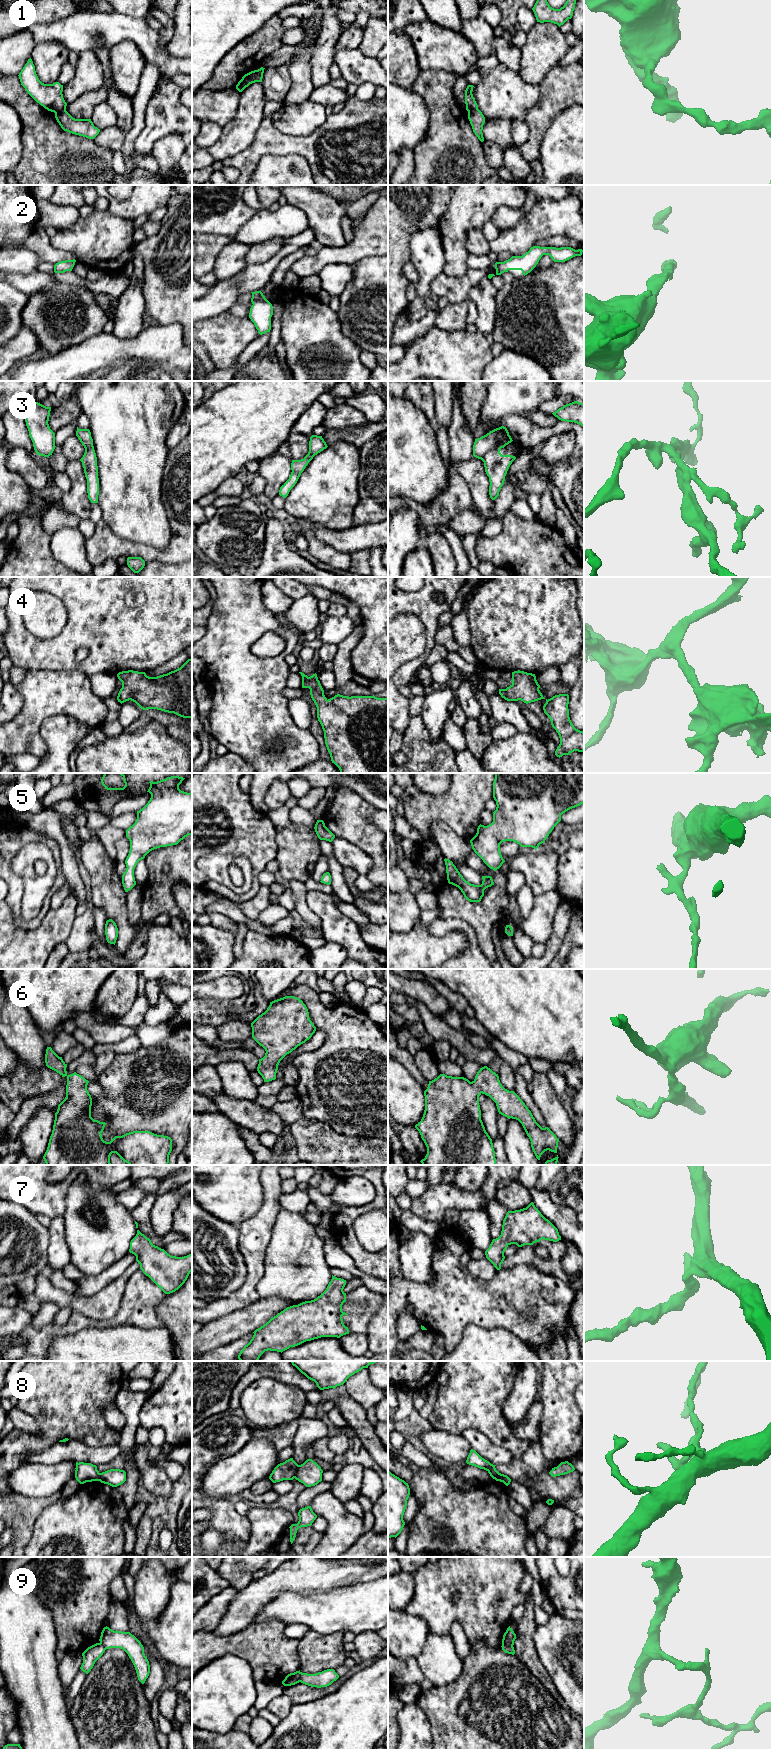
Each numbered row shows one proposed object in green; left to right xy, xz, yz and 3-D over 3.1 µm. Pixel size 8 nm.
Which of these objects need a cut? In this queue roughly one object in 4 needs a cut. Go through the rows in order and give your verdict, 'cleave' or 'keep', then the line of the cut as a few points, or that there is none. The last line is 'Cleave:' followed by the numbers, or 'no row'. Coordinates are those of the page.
1: cleave | xz (259, 69), (253, 75), (242, 78)
2: keep | no cut
3: keep | no cut
4: keep | no cut
5: keep | no cut
6: keep | no cut
7: keep | no cut
8: cleave | xz (298, 1465), (293, 1477)
9: cleave | yz (502, 1644), (512, 1646)
Cleave: 1, 8, 9

